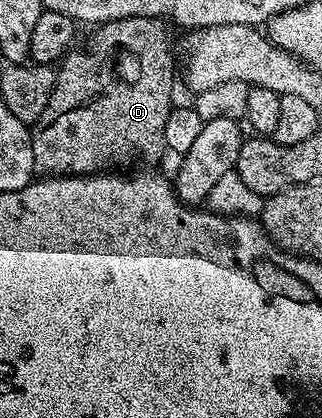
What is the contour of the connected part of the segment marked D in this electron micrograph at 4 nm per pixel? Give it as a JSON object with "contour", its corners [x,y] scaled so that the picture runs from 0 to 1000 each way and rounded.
{"contour":[[[410,38],[407,43],[376,43],[345,53],[320,53],[301,65],[304,72],[267,100],[258,120],[230,115],[189,141],[186,156],[174,167],[168,191],[168,218],[124,275],[115,292],[99,301],[99,373],[106,376],[106,404],[130,421],[264,421],[270,416],[314,416],[351,409],[357,402],[379,402],[388,388],[404,388],[413,378],[444,378],[453,392],[478,392],[478,385],[519,366],[512,340],[512,297],[540,239],[540,120],[528,112],[528,72],[500,43],[463,43],[460,38]]]}

